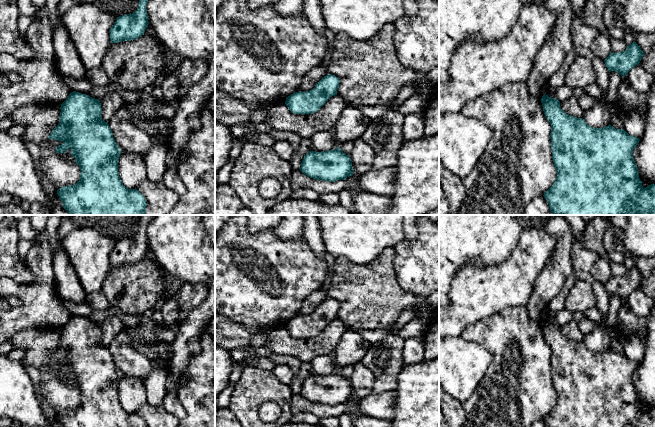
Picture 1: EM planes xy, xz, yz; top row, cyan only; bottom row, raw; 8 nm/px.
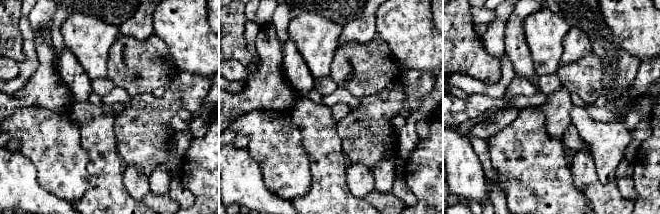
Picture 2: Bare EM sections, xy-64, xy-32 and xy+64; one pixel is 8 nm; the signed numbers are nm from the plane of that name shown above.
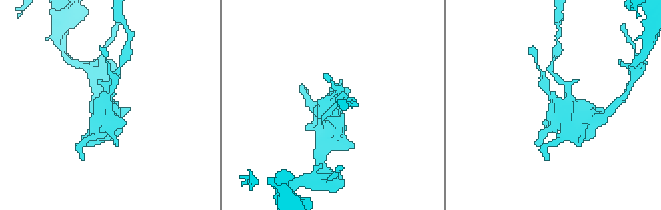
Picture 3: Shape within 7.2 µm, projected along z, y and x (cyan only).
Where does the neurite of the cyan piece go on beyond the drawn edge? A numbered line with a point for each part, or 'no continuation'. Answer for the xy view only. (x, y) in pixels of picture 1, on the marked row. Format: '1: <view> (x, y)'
no continuation

